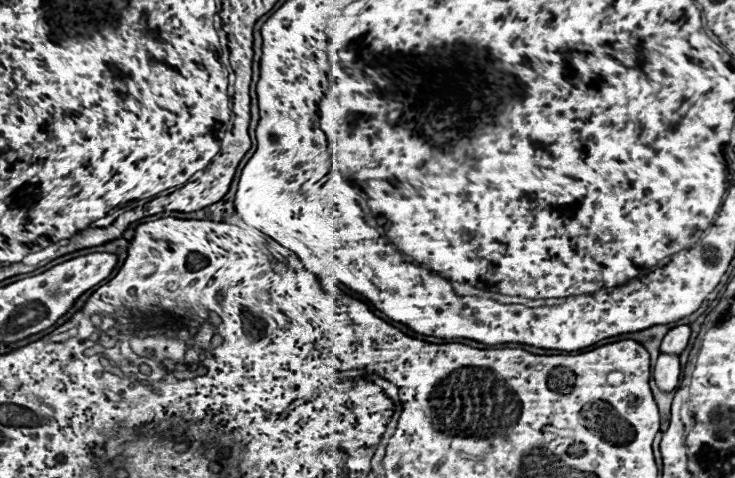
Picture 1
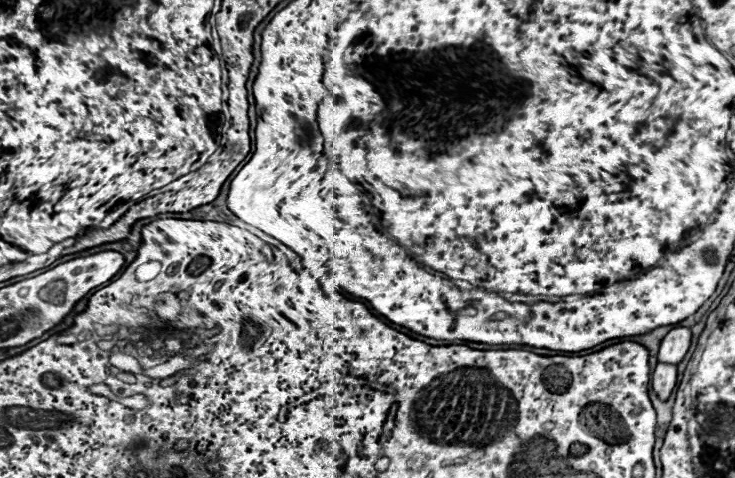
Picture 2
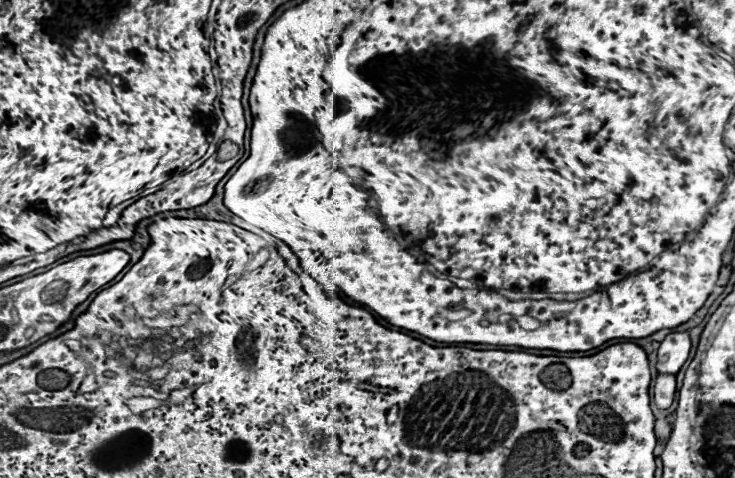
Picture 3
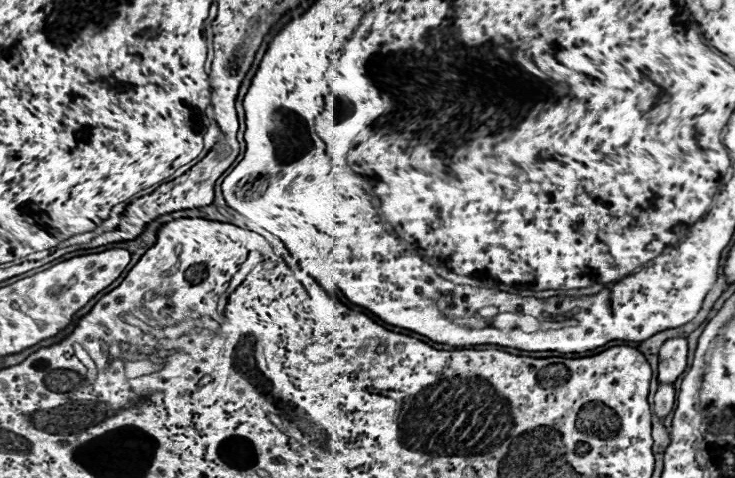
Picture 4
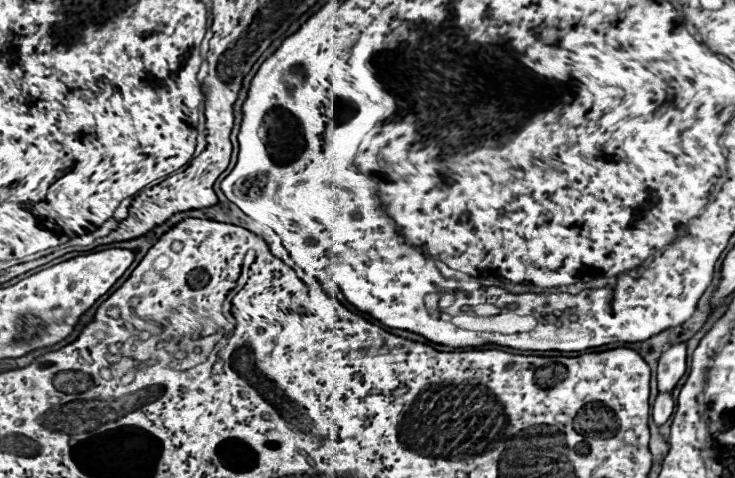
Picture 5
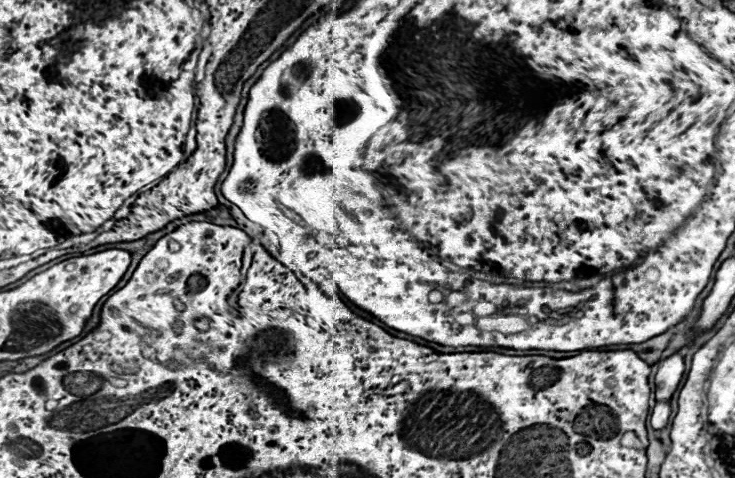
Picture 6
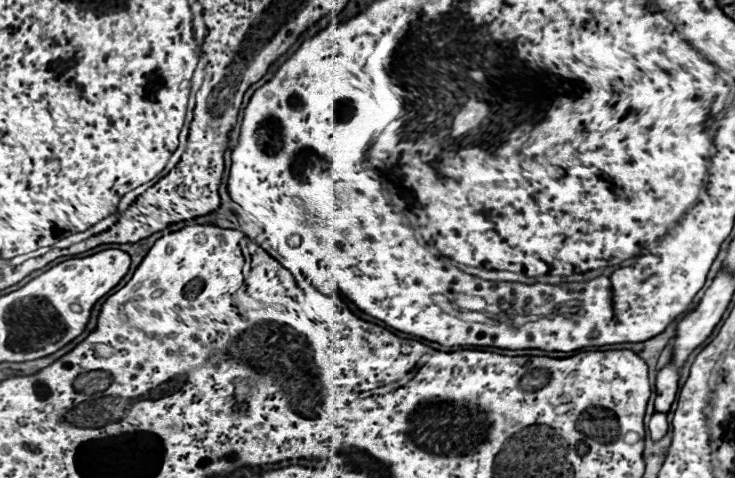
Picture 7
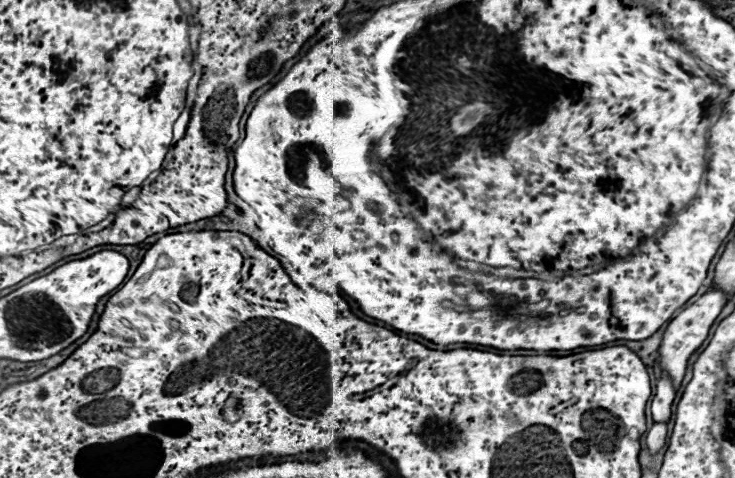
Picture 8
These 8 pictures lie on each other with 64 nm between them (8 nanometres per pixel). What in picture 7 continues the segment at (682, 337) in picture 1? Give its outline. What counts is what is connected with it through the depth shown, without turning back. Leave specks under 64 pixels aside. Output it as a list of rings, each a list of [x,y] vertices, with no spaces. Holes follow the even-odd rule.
[[[668,362],[656,376],[656,400],[654,408],[658,412],[668,412],[674,396],[678,392],[678,380],[680,380],[680,368],[674,362]]]

